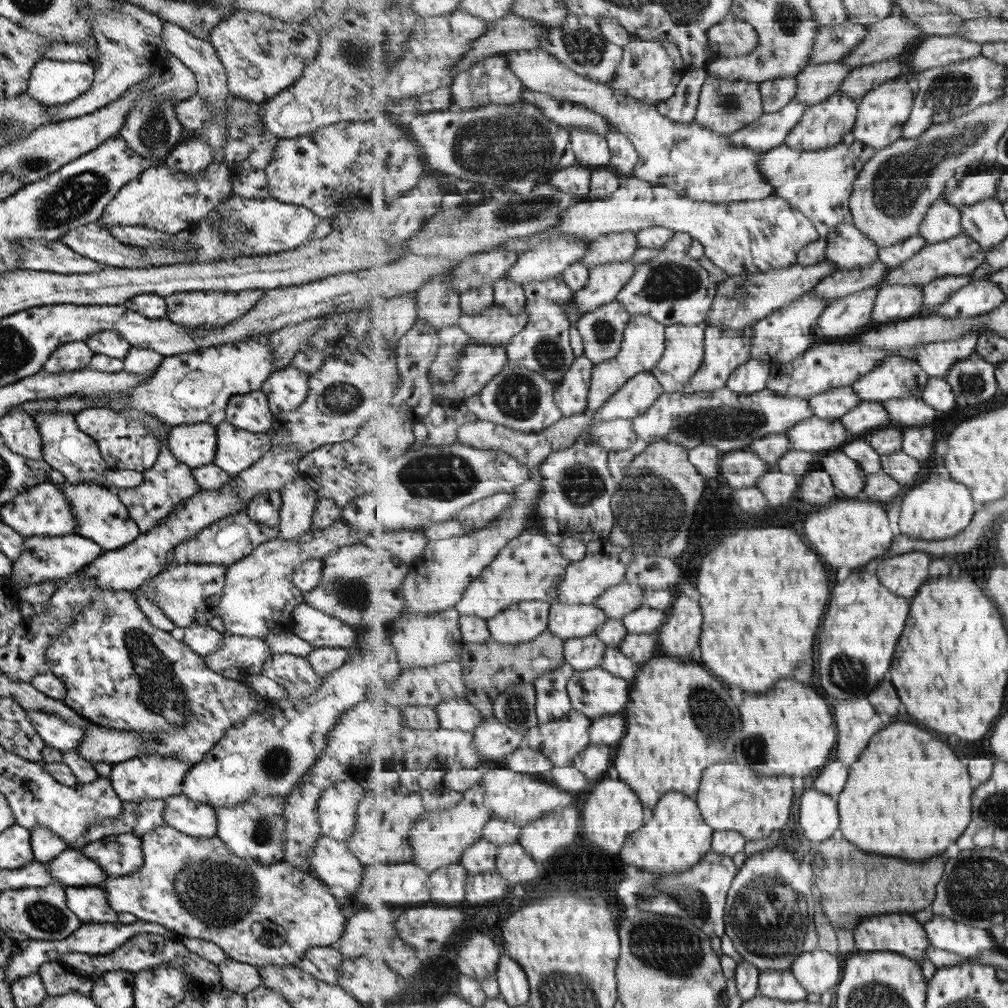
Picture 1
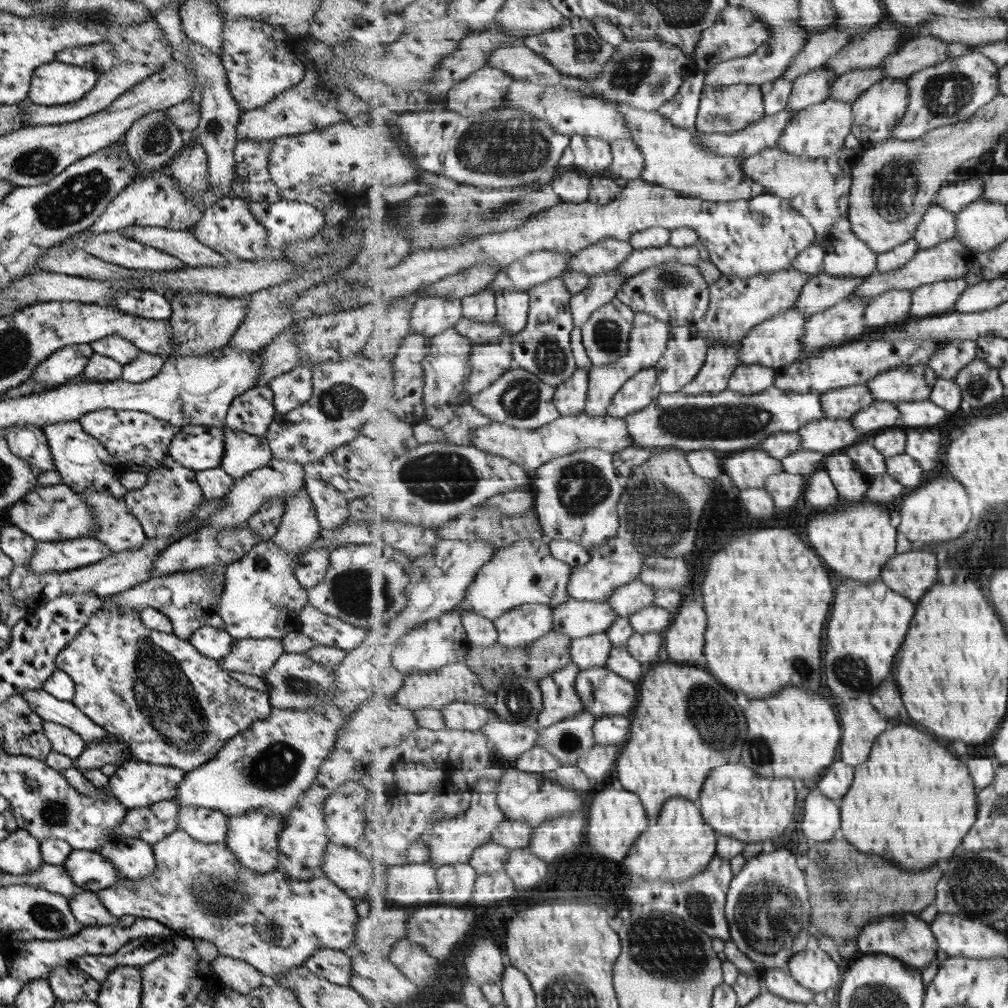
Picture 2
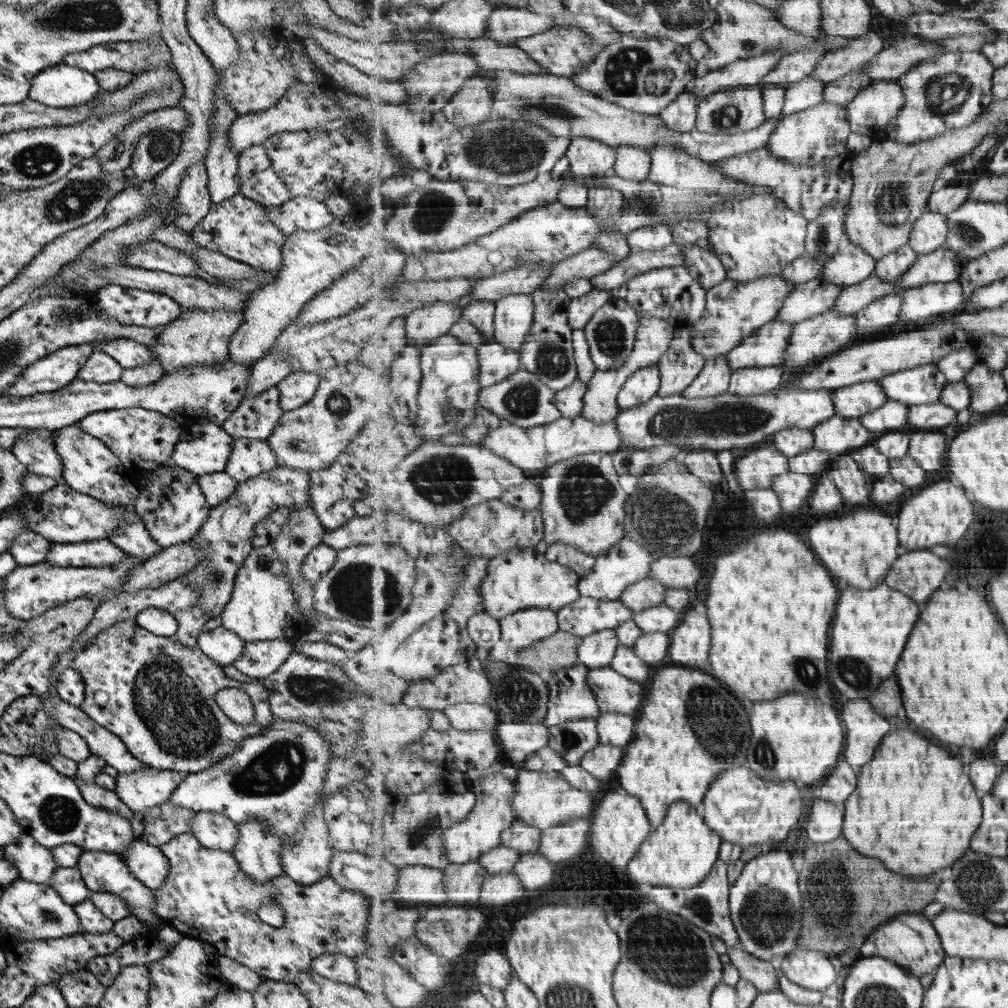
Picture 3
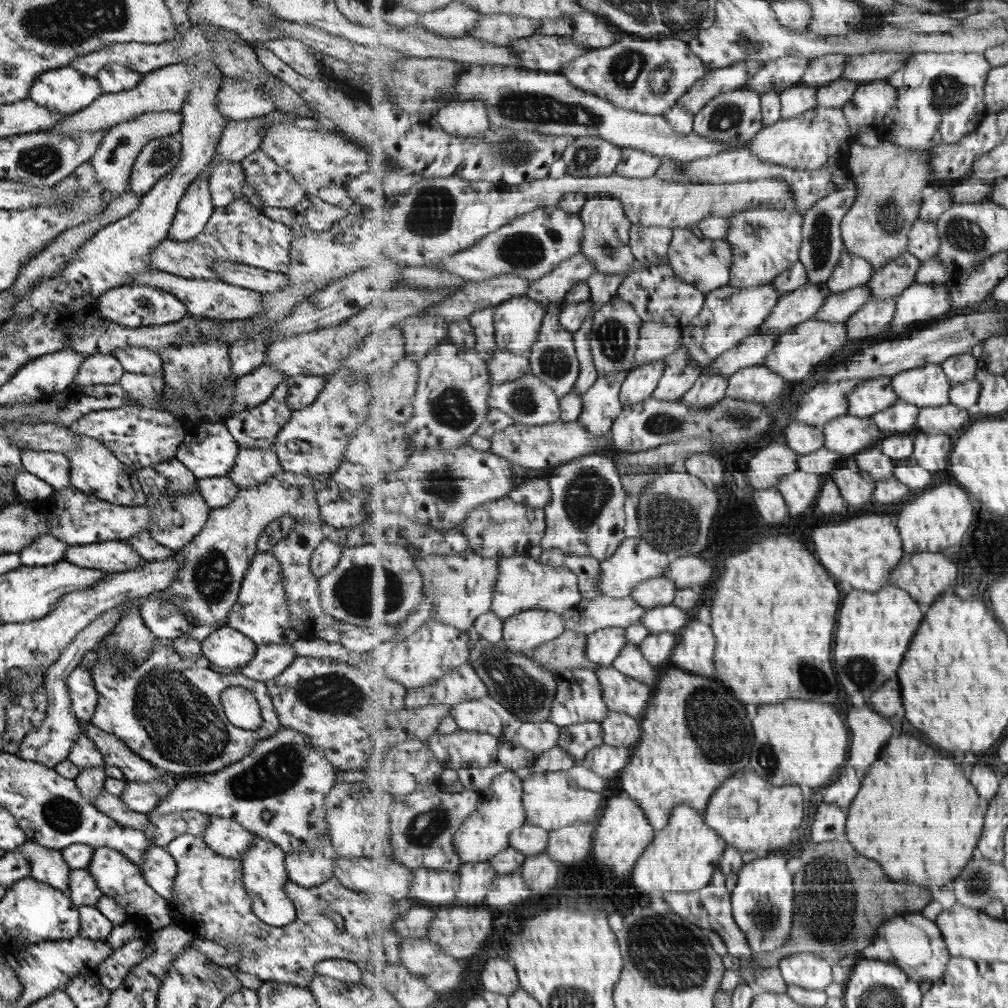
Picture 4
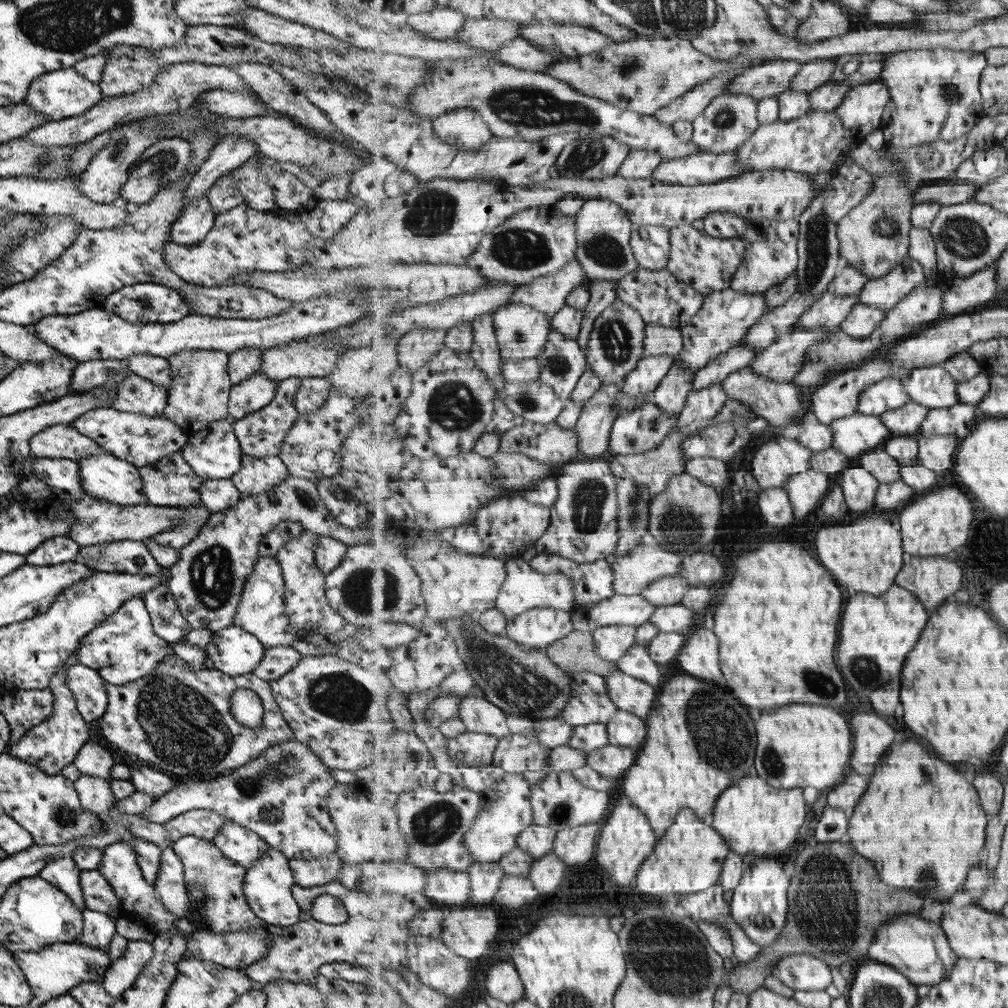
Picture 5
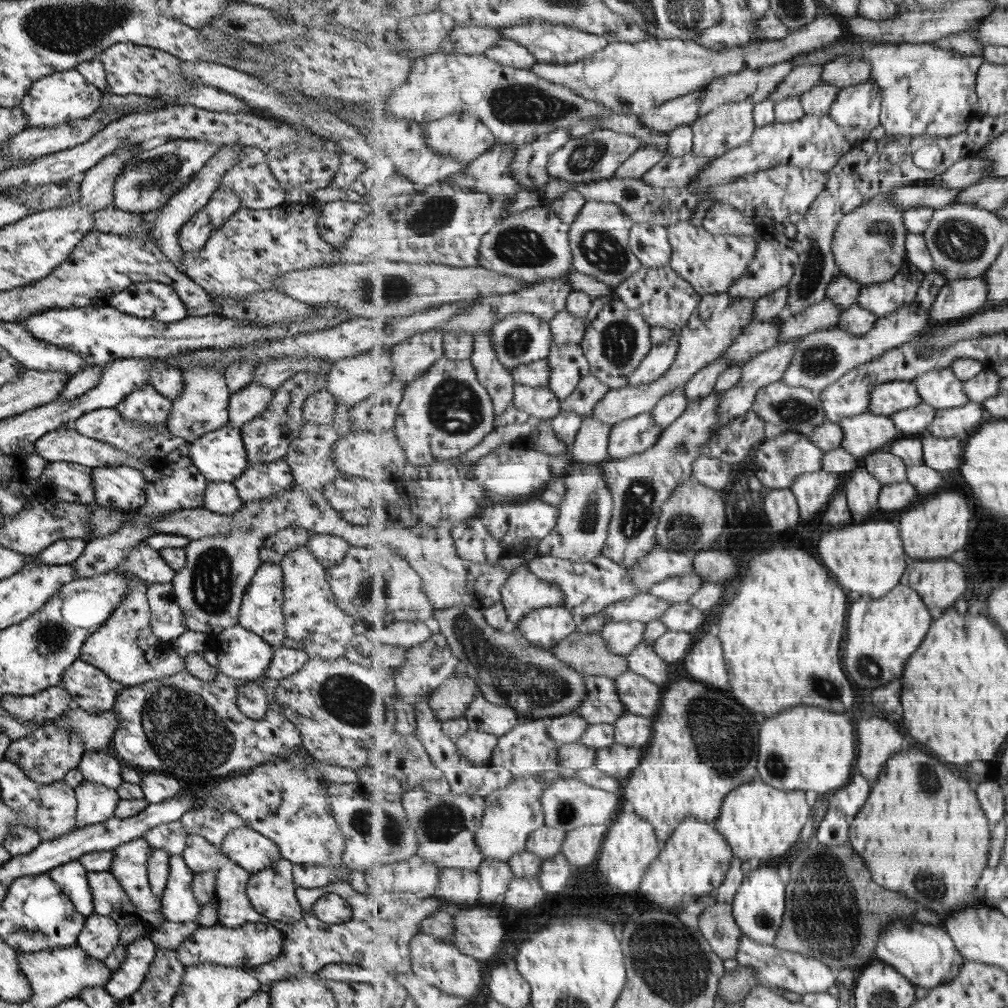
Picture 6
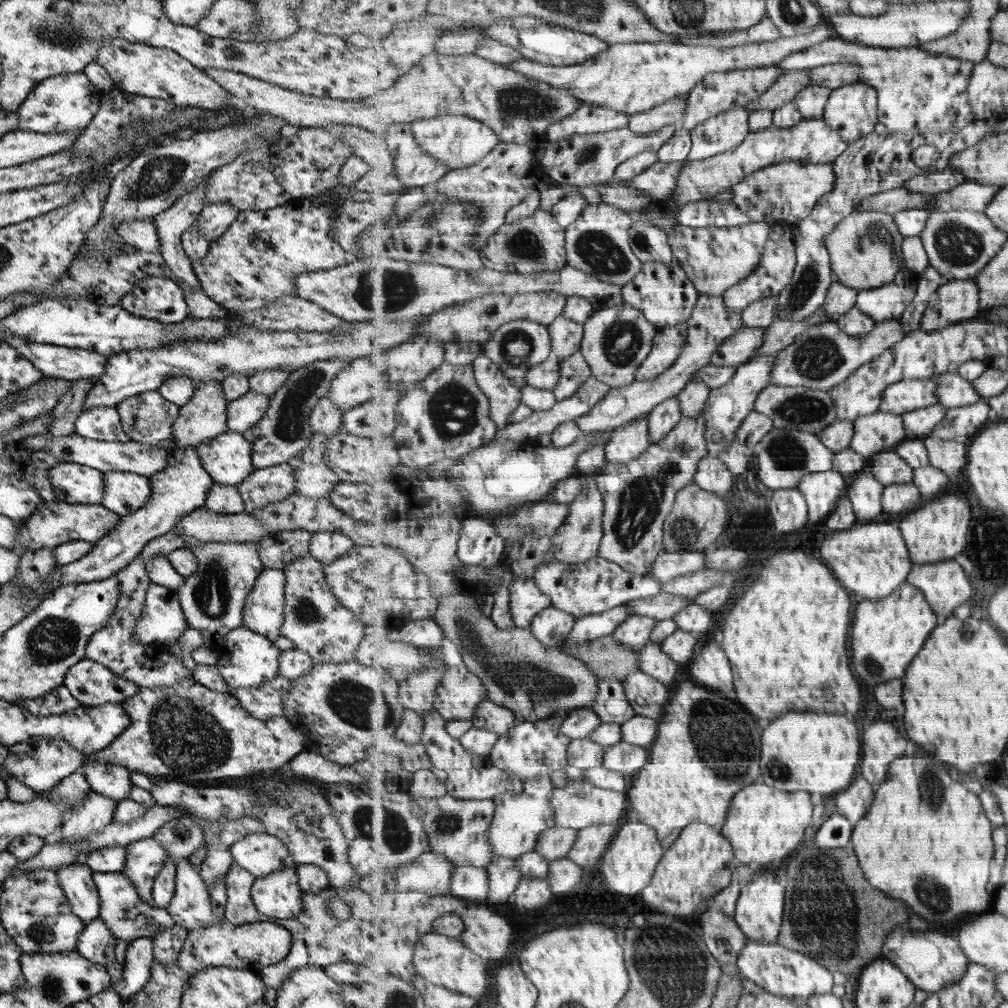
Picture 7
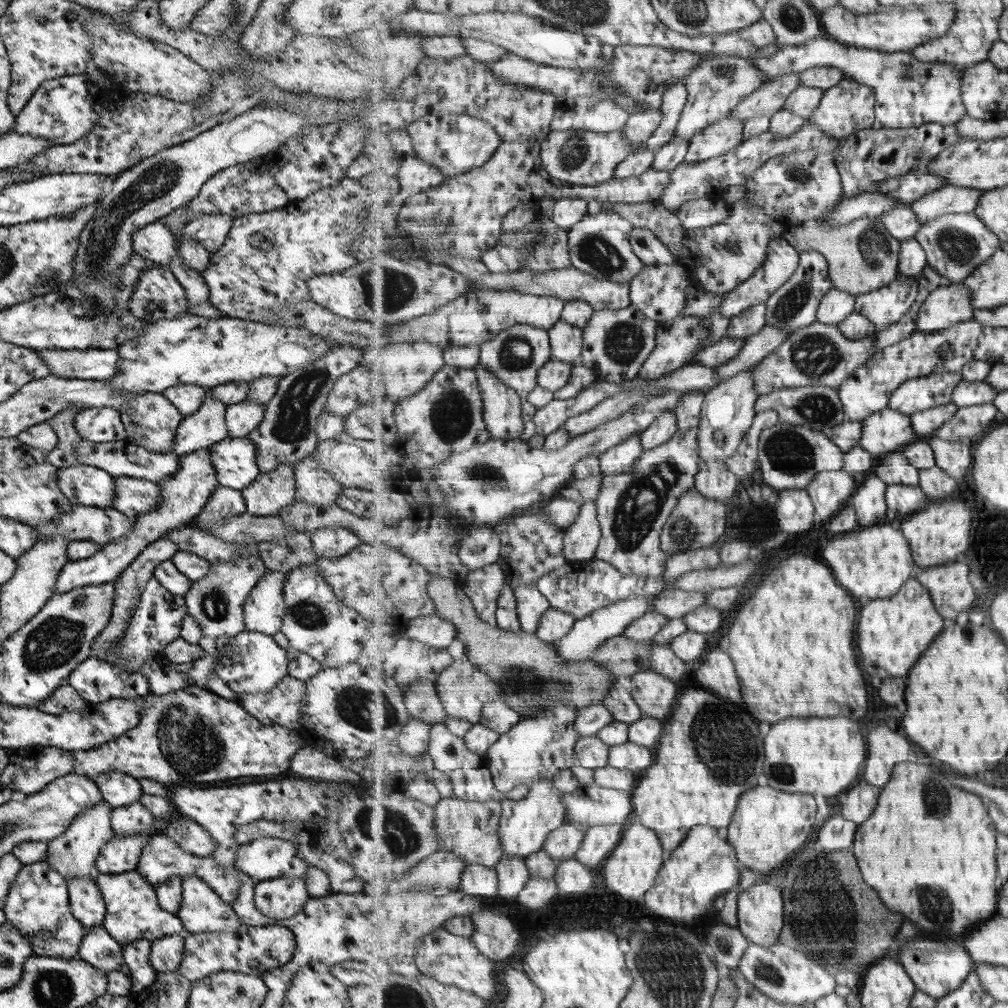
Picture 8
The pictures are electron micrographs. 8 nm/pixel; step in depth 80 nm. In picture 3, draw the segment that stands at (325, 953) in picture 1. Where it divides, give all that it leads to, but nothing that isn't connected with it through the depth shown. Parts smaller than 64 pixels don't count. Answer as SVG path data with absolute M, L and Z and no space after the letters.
M341 953L322 954L310 960L310 969L335 982L353 985L356 981L354 962Z

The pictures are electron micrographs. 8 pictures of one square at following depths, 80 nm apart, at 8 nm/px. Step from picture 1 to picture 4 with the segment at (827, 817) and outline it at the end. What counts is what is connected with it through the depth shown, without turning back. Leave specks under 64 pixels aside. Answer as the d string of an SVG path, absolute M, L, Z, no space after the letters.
M821 802L811 825L811 842L824 843L845 837L848 811L839 805Z

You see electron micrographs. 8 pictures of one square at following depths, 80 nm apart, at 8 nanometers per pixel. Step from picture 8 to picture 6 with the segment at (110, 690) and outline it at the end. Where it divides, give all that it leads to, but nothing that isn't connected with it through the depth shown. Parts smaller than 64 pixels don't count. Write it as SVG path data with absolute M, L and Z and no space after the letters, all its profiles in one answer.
M75 659L63 672L61 688L74 698L74 706L85 712L105 712L113 706L115 695L127 687L107 678L92 664Z

